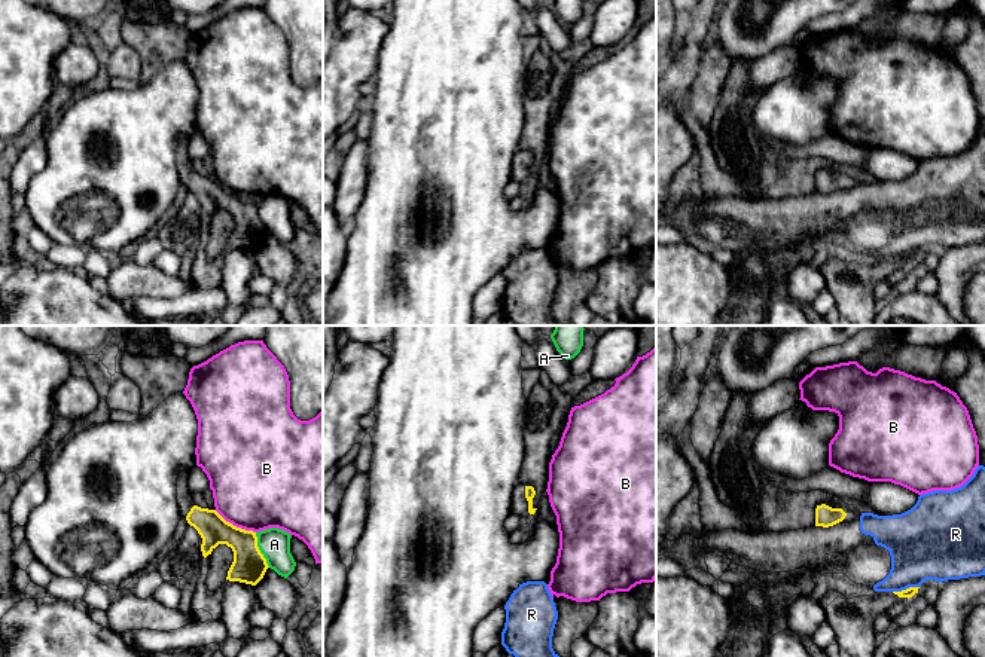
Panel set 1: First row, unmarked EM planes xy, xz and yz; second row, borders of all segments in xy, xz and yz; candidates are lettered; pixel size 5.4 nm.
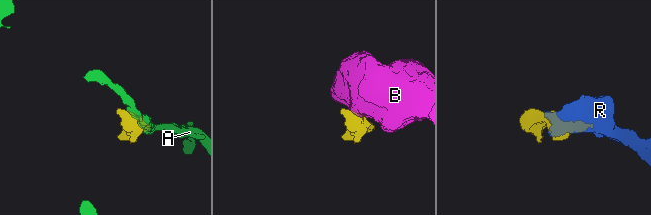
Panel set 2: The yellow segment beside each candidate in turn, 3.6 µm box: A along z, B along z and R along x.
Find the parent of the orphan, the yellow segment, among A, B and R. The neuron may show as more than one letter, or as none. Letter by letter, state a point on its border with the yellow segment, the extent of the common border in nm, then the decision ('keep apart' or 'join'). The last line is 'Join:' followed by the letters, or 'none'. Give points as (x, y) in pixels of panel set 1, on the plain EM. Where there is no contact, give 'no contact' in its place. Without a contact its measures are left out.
A: xy (259, 217) | 200 nm | keep apart
B: xy (235, 193) | 260 nm | keep apart
R: yz (906, 256) | 150 nm | keep apart
Join: none

